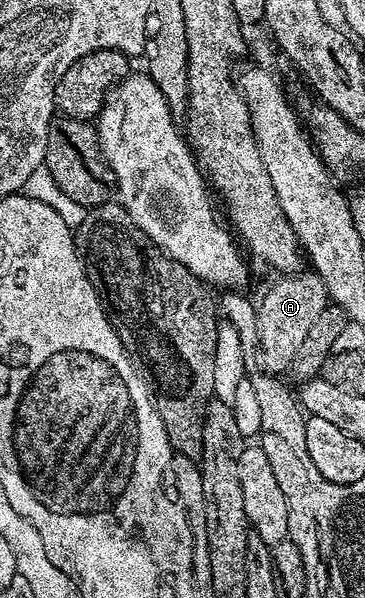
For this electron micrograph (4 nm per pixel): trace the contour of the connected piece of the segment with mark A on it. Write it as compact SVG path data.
M312 269L282 276L264 295L257 308L258 357L261 357L262 370L266 374L281 375L290 370L300 345L310 332L311 324L323 313L330 302L326 285Z

